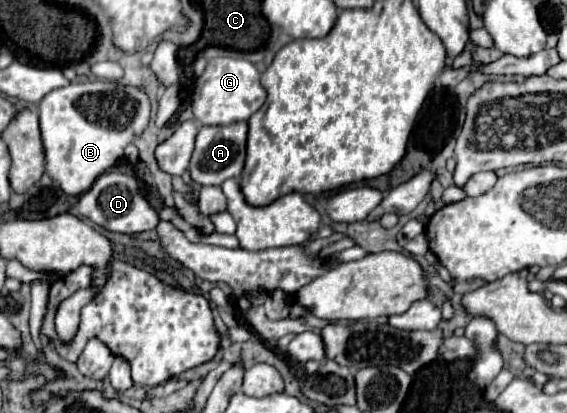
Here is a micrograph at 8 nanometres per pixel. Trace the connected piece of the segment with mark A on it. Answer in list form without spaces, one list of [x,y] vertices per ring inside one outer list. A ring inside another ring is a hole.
[[[234,122],[228,126],[202,126],[196,138],[196,150],[190,160],[192,180],[204,186],[222,184],[226,178],[240,178],[246,160],[248,122]]]

